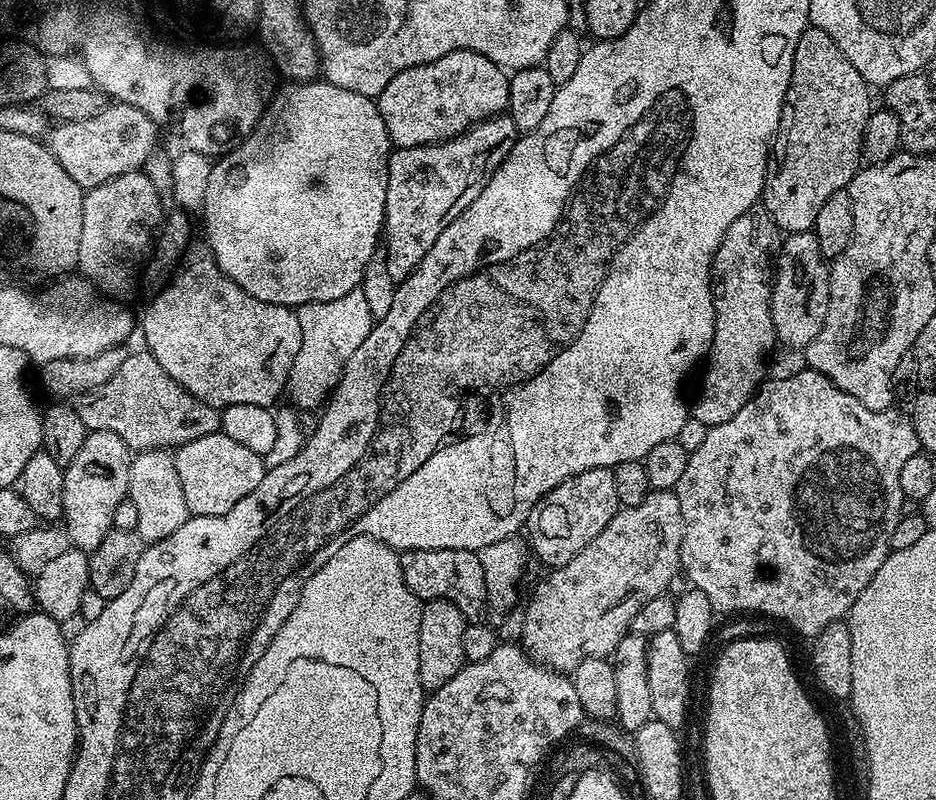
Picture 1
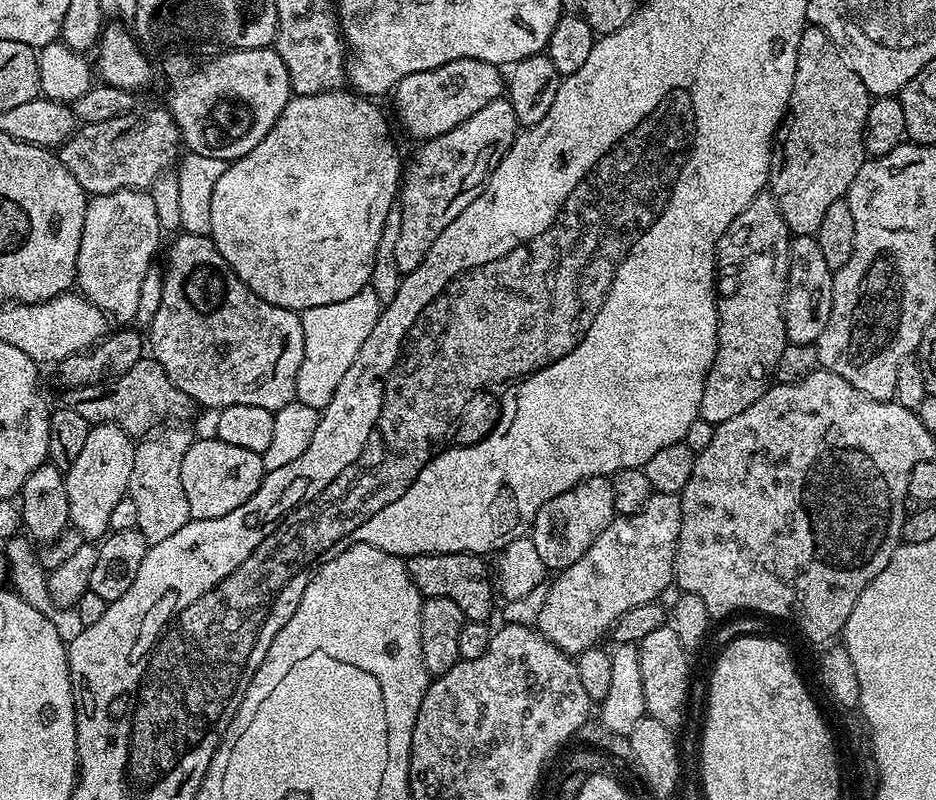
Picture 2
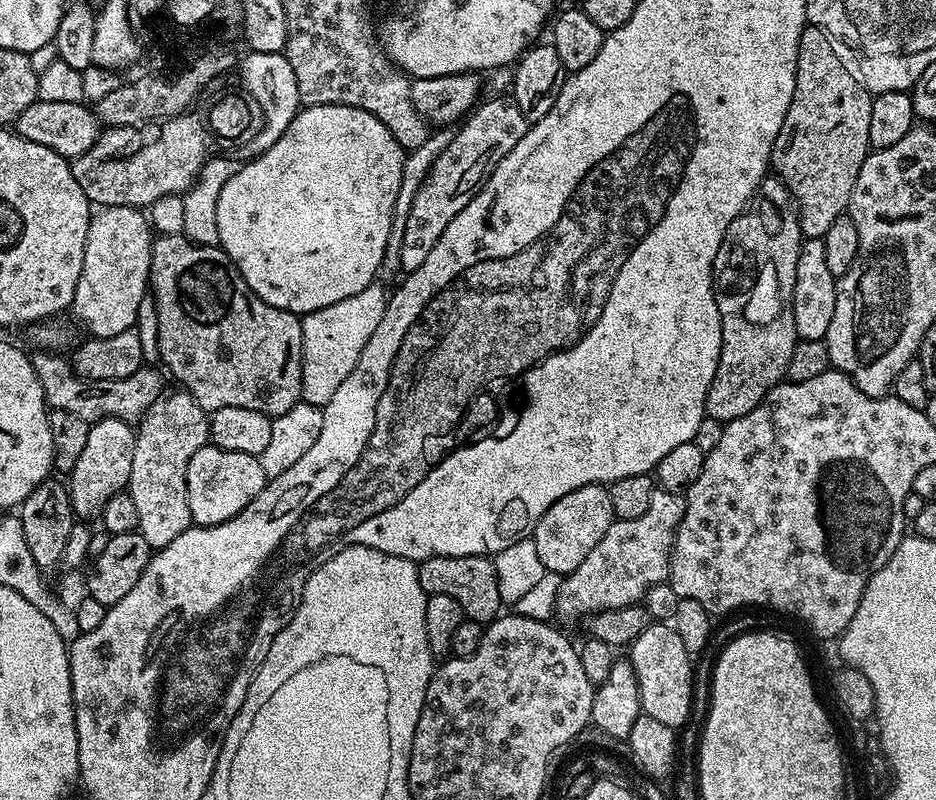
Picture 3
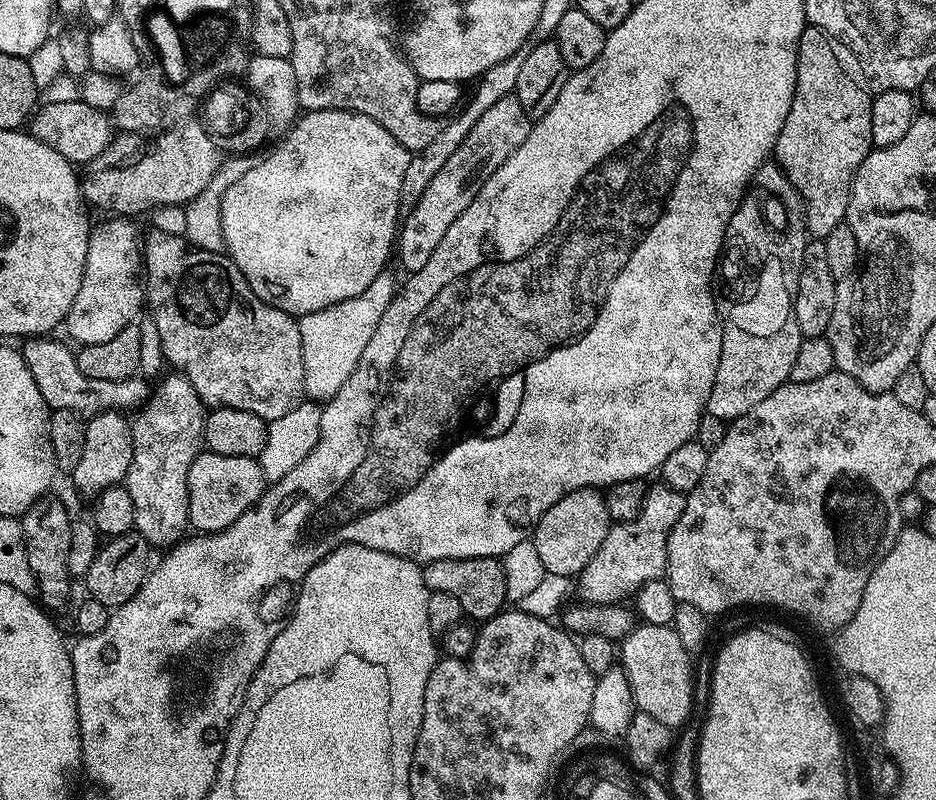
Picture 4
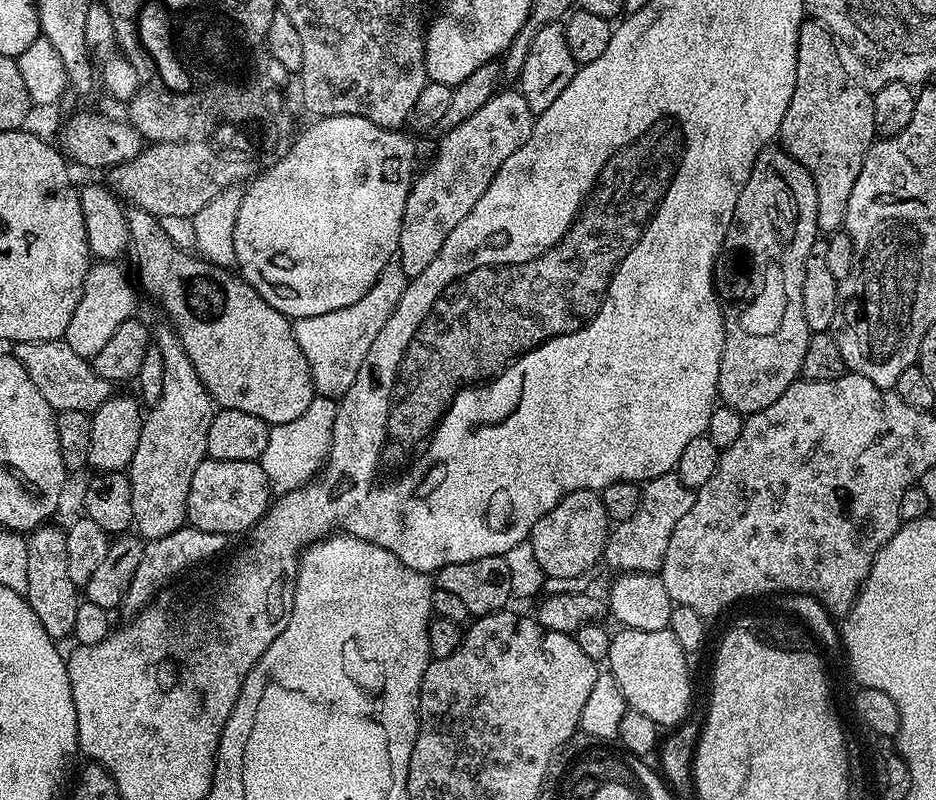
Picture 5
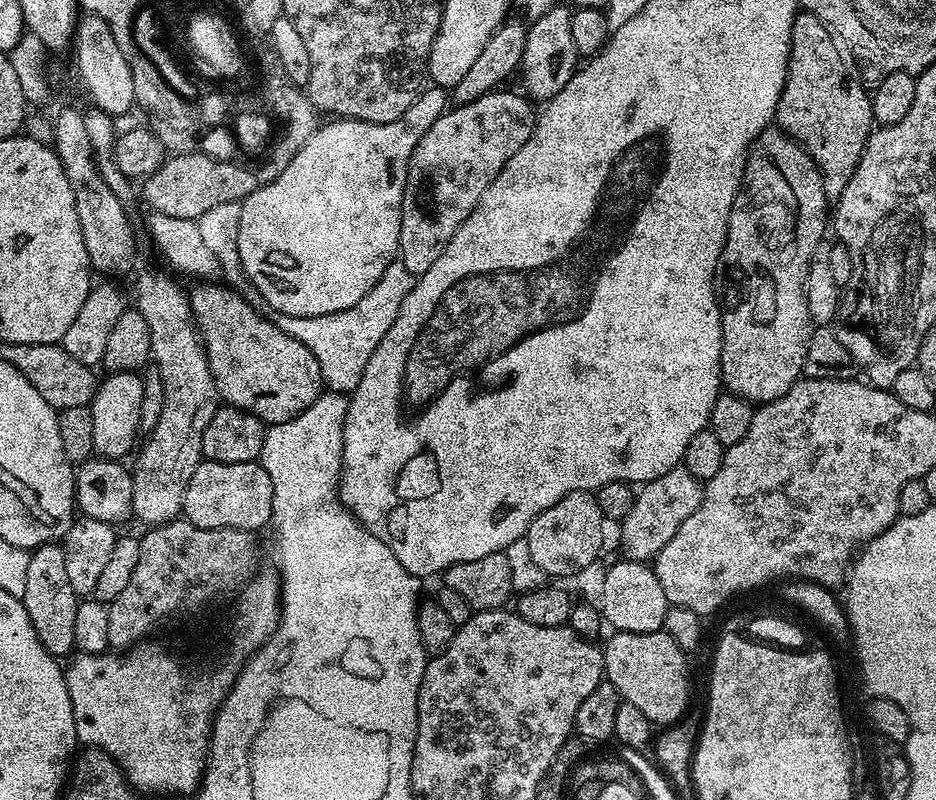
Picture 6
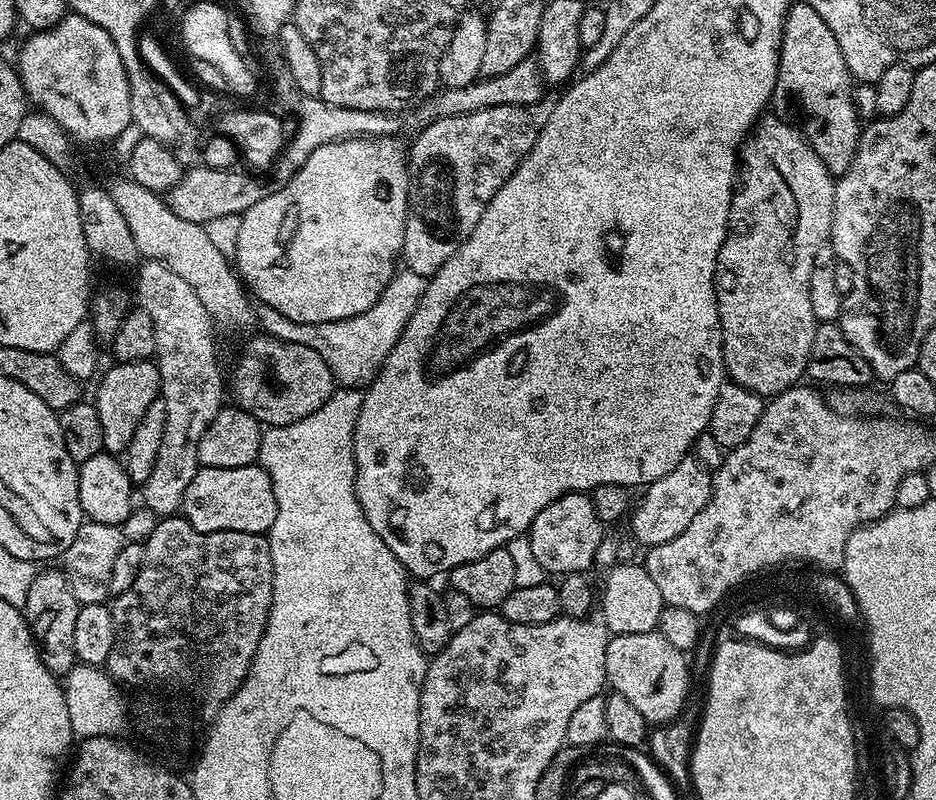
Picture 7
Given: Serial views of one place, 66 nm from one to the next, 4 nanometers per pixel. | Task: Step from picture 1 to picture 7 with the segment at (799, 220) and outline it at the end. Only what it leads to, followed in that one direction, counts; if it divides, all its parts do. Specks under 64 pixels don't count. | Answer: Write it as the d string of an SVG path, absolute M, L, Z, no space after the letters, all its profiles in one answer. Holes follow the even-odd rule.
M794 2L788 7L772 104L781 117L799 121L810 146L833 177L839 178L850 162L854 162L862 131L862 117L854 95L854 77L846 66L846 58L842 58L838 38L834 38L830 26L822 22L814 6Z

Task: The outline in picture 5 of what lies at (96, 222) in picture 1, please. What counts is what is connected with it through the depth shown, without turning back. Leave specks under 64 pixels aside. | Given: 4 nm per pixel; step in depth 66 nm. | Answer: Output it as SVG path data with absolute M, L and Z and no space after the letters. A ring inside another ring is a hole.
M96 262L89 267L84 283L84 293L78 302L74 314L70 317L70 326L66 326L63 340L82 359L91 361L93 356L110 342L110 334L122 326L122 322L133 319L136 308L137 285L128 277L128 272L120 262Z

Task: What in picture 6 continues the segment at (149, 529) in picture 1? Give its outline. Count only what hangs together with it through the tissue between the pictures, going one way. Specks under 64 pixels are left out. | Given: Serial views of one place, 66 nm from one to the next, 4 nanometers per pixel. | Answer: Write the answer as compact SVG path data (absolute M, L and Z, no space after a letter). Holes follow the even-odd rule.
M144 272L137 278L134 304L135 311L140 312L142 318L146 318L146 326L150 326L151 363L159 368L164 387L162 418L158 418L158 426L147 433L148 441L144 449L143 444L139 449L140 457L132 472L132 515L144 526L165 524L183 513L186 486L190 486L194 470L202 463L202 434L222 404L204 353L204 341L192 319L189 293L183 292L167 276L169 273L164 272Z

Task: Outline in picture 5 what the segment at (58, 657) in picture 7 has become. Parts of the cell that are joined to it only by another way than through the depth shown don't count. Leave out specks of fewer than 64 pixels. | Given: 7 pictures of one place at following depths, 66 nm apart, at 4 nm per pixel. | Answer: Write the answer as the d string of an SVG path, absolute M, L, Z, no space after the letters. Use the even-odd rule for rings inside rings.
M49 522L27 537L26 599L34 614L38 614L42 630L46 630L52 640L63 642L71 637L74 630L74 617L81 597L76 596L78 585L70 579L70 565L66 562L66 531L54 525Z

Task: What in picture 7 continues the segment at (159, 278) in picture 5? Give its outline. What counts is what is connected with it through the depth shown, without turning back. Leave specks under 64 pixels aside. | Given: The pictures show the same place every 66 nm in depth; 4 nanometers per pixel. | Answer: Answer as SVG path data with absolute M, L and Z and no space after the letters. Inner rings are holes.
M256 334L240 352L236 369L230 372L230 392L236 395L235 403L259 420L261 425L277 428L314 414L334 391L330 366L322 362L310 346L282 342L273 336Z

